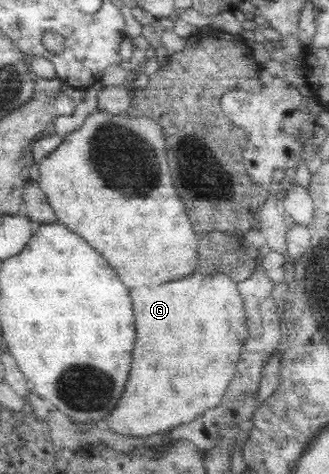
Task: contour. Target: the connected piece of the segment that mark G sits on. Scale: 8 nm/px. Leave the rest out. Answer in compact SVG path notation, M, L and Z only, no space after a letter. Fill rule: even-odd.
M197 265L198 269L194 269L190 275L178 277L170 283L160 283L156 287L134 287L130 289L130 297L134 303L134 313L136 313L136 347L134 347L134 361L132 361L132 371L130 371L130 379L126 385L126 391L118 403L118 409L108 416L111 429L114 432L124 436L148 436L157 432L162 432L173 428L180 423L186 423L198 416L202 411L217 407L230 389L230 383L234 379L234 373L237 373L237 361L239 360L241 351L249 336L249 329L246 323L246 306L245 299L238 287L235 279L232 279L223 269L202 269L201 265Z

